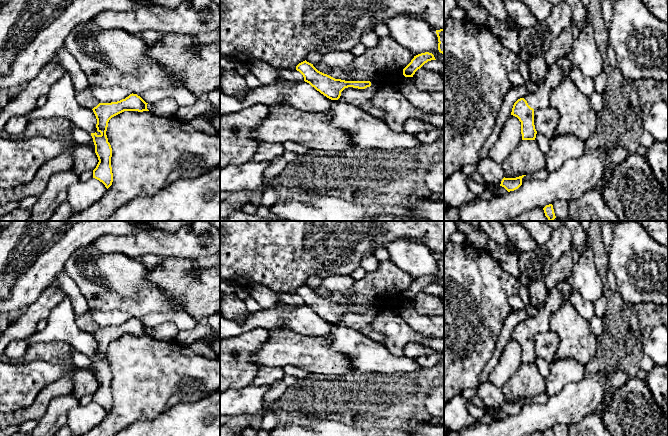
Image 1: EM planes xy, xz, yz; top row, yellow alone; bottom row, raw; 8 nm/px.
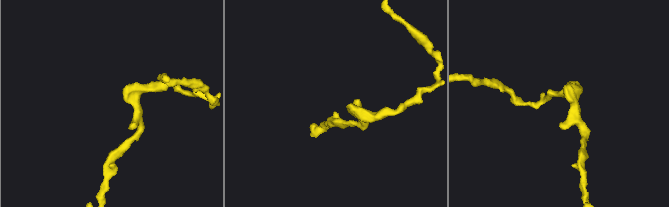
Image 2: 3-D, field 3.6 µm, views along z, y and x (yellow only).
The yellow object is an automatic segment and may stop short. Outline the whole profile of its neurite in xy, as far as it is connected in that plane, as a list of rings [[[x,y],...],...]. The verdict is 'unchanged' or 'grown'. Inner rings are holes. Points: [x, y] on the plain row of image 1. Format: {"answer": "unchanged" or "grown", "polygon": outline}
{"answer": "grown", "polygon": [[[89,310],[76,317],[77,326],[84,332],[94,336],[97,348],[97,355],[91,357],[95,369],[95,377],[98,381],[98,388],[93,394],[93,402],[102,406],[108,413],[113,406],[113,397],[111,391],[112,372],[106,359],[109,344],[124,335],[149,335],[147,328],[137,318],[130,318],[125,323],[111,327],[100,327],[91,316]]]}

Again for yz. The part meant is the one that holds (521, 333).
{"answer": "grown", "polygon": [[[550,290],[537,315],[529,316],[514,327],[511,339],[521,346],[522,364],[535,364],[537,355],[534,349],[534,335],[550,331],[551,316],[565,301],[568,300],[561,290]]]}

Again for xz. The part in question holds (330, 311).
{"answer": "unchanged", "polygon": [[[306,284],[299,287],[296,290],[296,294],[299,295],[304,305],[309,307],[321,318],[331,324],[338,324],[341,320],[341,316],[348,311],[365,313],[371,310],[370,305],[345,305],[341,303],[335,303],[327,298],[318,295],[313,288]]]}

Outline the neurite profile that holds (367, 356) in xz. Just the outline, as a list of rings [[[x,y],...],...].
[[[333,324],[330,333],[332,349],[348,356],[358,373],[411,373],[422,368],[414,358],[395,356],[355,329]]]

